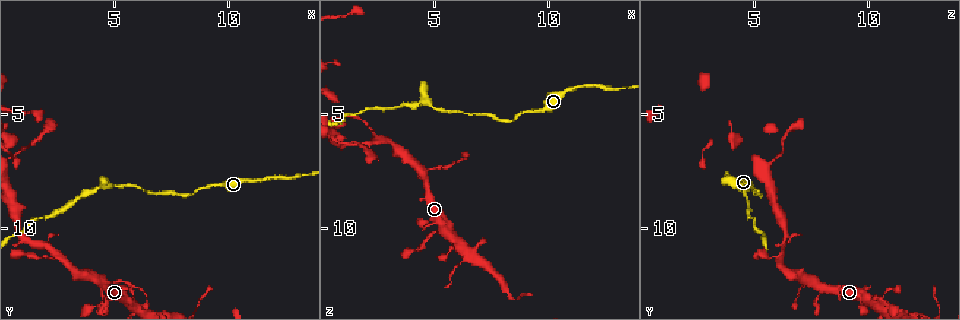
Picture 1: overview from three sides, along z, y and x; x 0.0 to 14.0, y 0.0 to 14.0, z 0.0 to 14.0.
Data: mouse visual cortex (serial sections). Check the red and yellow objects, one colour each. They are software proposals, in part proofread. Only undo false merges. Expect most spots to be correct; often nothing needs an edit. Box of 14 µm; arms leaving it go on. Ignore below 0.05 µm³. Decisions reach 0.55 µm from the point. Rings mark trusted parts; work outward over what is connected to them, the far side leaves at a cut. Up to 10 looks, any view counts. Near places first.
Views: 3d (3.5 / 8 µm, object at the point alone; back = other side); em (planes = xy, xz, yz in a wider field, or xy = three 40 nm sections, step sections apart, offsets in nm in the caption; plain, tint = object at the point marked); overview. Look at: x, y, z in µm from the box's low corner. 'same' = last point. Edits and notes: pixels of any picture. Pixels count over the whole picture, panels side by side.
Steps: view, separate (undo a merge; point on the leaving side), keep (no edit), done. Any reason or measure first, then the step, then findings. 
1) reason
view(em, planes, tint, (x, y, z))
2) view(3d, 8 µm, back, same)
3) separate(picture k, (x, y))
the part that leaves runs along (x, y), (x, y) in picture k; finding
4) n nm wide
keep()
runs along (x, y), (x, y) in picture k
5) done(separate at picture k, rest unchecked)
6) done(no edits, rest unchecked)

calibre changes
view(3d, 3.5 µm, back, (11.0, 8.0, 3.8))

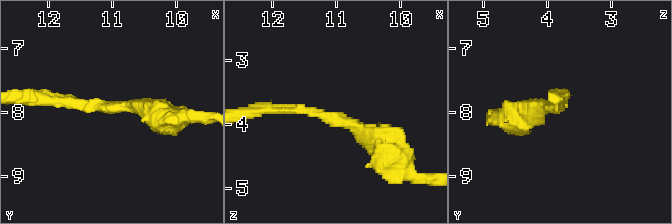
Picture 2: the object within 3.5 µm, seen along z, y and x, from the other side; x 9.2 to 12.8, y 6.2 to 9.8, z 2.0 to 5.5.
arms of 150, 400 nm; now the EM
view(em, planes, tint, (11.05, 7.95, 3.90))

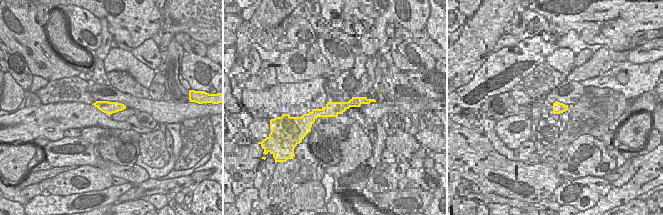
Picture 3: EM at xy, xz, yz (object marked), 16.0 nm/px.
keep()
runs along (387, 154), (350, 123), (310, 110), (270, 110) in picture 2; all the same cell

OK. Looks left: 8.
arms part here
view(3d, 8 µm, (4.6, 8.2, 4.5))

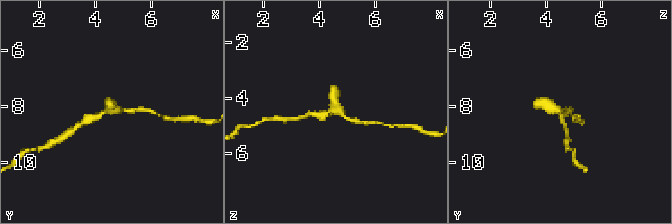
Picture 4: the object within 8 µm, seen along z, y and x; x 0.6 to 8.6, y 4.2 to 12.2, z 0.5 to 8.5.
view(em, xy, step 1, tint, (4.6, 8.2, 4.4))

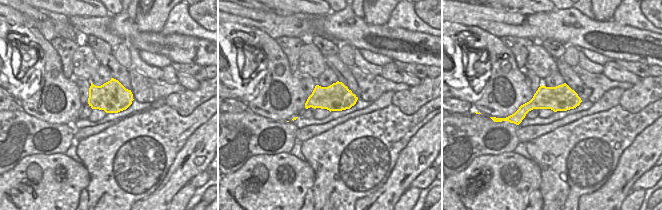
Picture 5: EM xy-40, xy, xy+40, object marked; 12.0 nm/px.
340 nm wide
keep()
runs along (139, 110), (108, 110), (87, 122) in picture 4; one cell here

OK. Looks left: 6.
view(3d, 3.5 µm, back, (4.9, 13.0, 10.2))

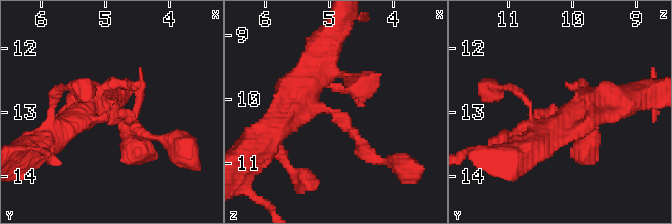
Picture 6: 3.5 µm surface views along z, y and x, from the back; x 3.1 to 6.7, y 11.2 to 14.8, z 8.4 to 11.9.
3 arms; arms of 150, 400, 450 nm; now the EM
view(em, xy, step 3, tint, (4.95, 13.10, 10.20))

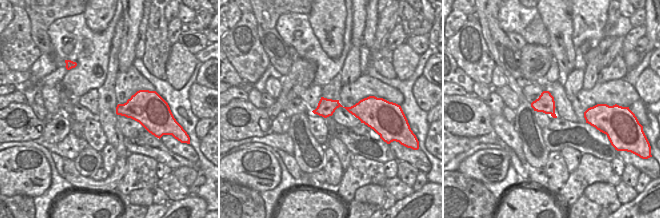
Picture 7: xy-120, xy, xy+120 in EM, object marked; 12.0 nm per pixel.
another direction
view(em, xy, step 5, tint, same)

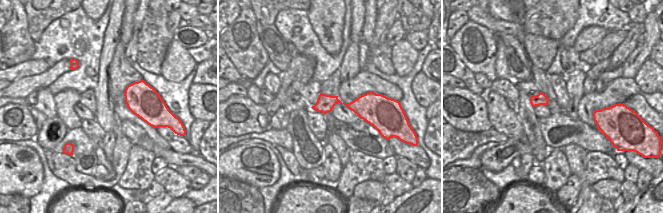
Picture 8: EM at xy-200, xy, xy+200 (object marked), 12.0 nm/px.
220 nm wide
keep()
runs along (373, 99), (316, 107) in picture 8; continuous, no second cell

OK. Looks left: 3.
calibre changes
view(3d, 3.5 µm, back, (4.5, 12.3, 7.6))

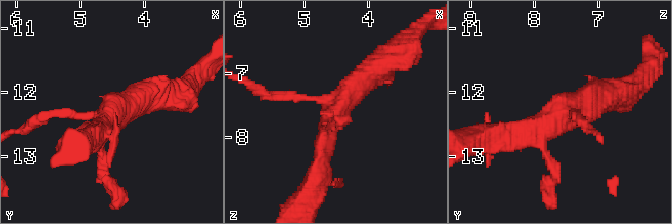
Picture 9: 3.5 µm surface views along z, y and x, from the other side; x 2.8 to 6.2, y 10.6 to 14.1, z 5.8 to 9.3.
shape alone is not enough
view(em, xy, step 2, tint, (4.50, 12.35, 7.55))

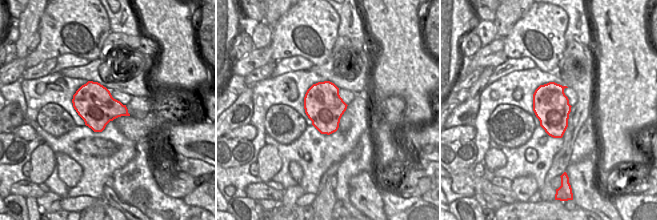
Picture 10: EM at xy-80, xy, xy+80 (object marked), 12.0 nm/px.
keep()
runs along (321, 164), (336, 108), (382, 64) in picture 9; one cell here

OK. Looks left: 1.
done(no edits, rest unchecked)

